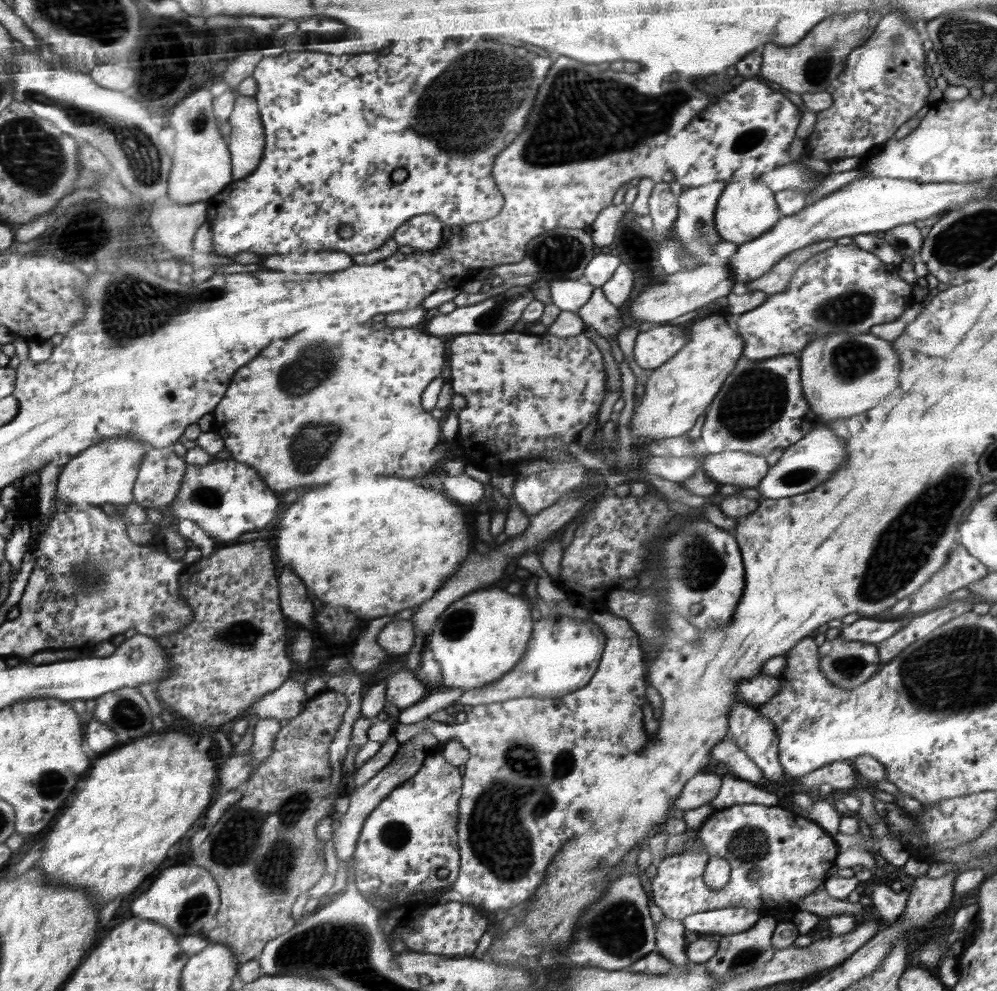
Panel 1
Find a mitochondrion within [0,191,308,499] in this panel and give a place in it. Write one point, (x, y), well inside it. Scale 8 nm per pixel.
(134, 309)

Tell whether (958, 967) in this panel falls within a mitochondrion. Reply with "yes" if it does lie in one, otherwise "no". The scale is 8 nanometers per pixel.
no

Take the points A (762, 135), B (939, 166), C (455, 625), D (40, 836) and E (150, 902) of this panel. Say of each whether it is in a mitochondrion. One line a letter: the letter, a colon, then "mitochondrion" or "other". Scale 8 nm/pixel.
A: mitochondrion
B: other
C: mitochondrion
D: other
E: other

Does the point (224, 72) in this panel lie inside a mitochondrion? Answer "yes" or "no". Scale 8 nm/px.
no

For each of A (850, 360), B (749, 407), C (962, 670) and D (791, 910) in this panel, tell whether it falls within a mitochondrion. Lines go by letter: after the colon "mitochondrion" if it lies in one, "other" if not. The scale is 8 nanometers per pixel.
A: mitochondrion
B: mitochondrion
C: mitochondrion
D: other

